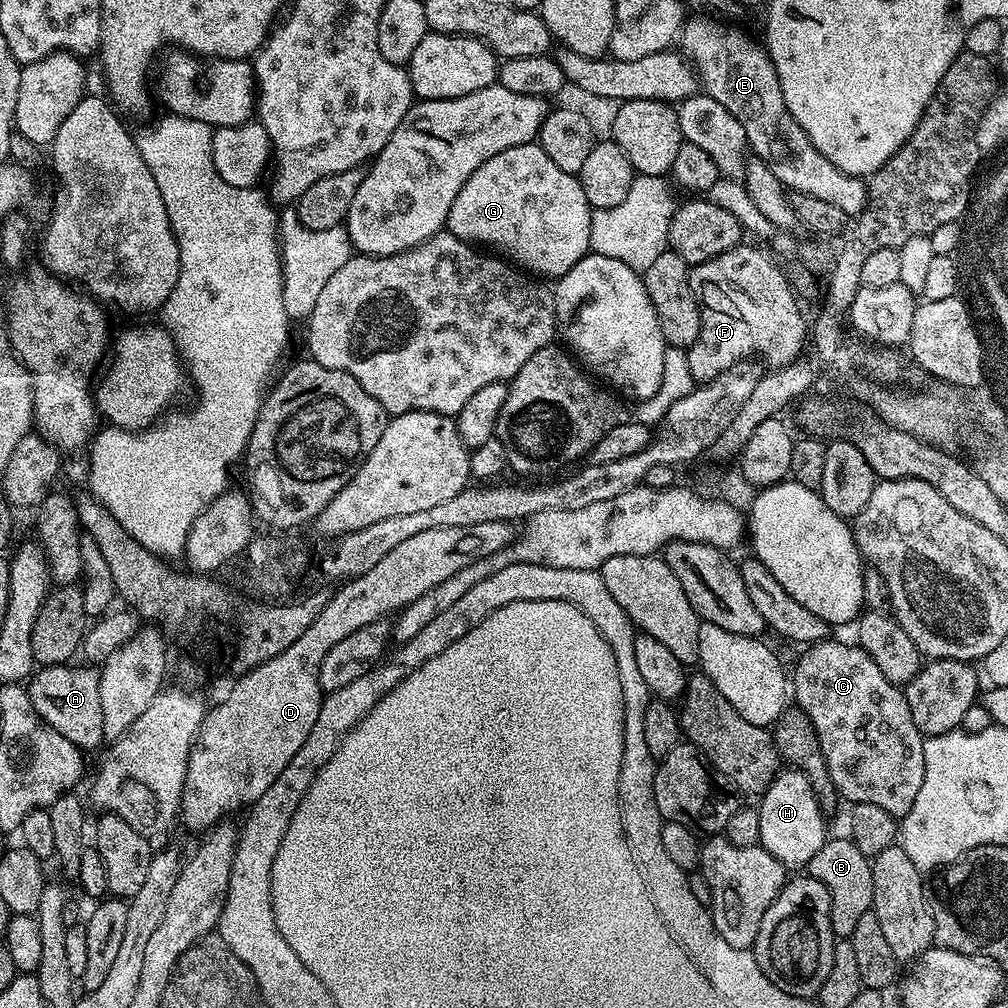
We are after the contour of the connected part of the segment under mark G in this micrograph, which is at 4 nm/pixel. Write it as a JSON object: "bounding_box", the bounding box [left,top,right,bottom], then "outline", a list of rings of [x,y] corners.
{"bounding_box":[446,142,593,278],"outline":[[[533,142],[502,150],[502,154],[494,154],[494,158],[482,162],[482,166],[470,174],[466,186],[458,190],[458,198],[454,198],[454,206],[450,206],[446,228],[459,240],[465,240],[473,246],[483,246],[507,258],[525,273],[540,278],[559,278],[566,275],[583,256],[589,255],[593,211],[579,179],[573,173],[559,168],[550,159],[550,154],[546,154],[539,143]]]}

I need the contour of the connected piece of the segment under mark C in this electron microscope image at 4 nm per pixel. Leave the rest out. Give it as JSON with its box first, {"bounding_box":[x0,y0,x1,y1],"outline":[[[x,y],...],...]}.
{"bounding_box":[794,638,925,818],"outline":[[[829,638],[805,647],[803,652],[796,666],[794,700],[796,696],[800,703],[797,704],[799,711],[804,712],[812,724],[837,793],[843,799],[845,796],[849,805],[882,806],[882,810],[902,818],[910,806],[914,806],[914,798],[918,798],[918,790],[922,787],[925,741],[910,718],[910,706],[906,706],[903,691],[891,684],[886,674],[874,666],[874,658],[870,658],[870,654],[855,643],[843,644],[840,640]]]}

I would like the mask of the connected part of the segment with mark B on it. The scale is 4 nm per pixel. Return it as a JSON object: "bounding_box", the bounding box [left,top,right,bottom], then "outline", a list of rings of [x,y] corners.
{"bounding_box":[806,838,874,938],"outline":[[[851,838],[825,840],[822,850],[810,858],[806,865],[807,875],[812,876],[830,894],[830,922],[832,923],[832,935],[837,938],[850,938],[854,934],[854,926],[862,919],[862,914],[872,910],[874,898],[874,874],[872,873],[872,861]]]}

